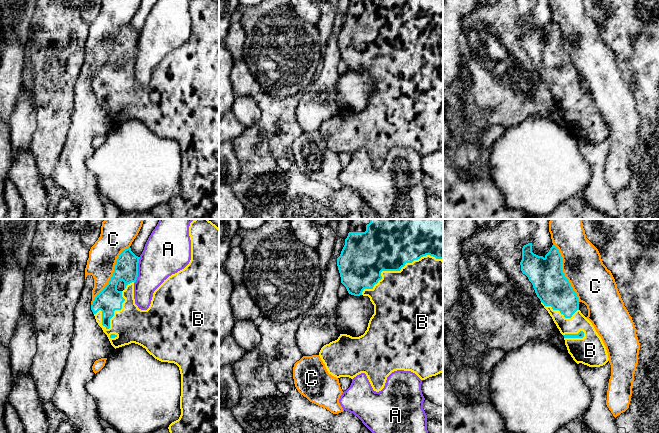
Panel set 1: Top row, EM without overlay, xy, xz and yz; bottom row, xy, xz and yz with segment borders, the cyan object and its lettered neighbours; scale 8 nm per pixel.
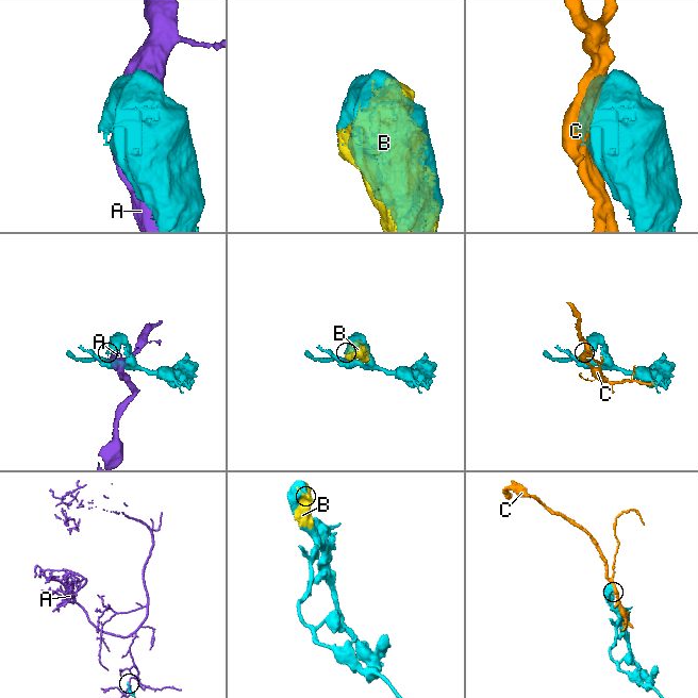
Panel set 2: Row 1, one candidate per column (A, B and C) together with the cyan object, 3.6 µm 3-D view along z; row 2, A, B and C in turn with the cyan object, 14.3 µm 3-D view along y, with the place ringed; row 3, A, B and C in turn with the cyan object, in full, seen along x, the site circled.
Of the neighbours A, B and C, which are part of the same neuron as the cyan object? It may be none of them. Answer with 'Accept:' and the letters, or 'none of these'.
Accept: B

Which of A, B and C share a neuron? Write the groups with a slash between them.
A / B / C

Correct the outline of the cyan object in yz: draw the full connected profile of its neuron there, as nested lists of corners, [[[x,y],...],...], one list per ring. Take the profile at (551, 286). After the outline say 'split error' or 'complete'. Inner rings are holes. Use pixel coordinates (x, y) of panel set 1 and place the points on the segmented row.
[[[532,243],[522,248],[521,271],[532,283],[541,304],[564,336],[568,353],[577,364],[582,363],[589,367],[603,366],[609,360],[606,347],[592,323],[579,310],[577,294],[563,273],[562,262],[562,256],[555,245],[552,245],[544,257],[532,252]]] | split error

